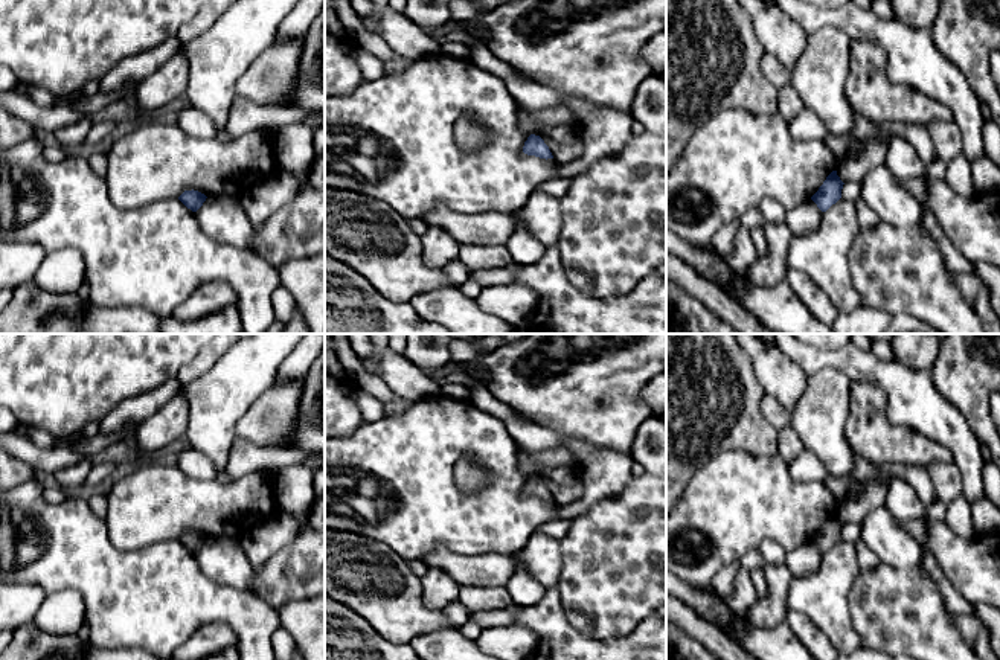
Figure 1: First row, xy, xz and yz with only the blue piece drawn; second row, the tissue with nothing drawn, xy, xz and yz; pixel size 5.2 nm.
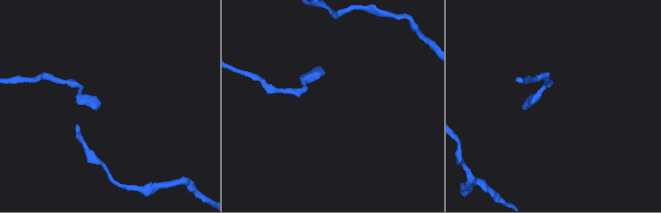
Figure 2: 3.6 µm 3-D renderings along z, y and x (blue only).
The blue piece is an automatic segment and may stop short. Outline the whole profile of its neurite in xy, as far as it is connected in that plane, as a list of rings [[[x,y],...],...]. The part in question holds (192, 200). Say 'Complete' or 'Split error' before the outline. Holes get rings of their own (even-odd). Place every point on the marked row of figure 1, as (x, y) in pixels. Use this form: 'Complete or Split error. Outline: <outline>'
Complete. Outline: [[[184,191],[178,200],[188,207],[191,209],[192,212],[197,212],[203,203],[206,201],[206,195],[198,192],[198,191]]]

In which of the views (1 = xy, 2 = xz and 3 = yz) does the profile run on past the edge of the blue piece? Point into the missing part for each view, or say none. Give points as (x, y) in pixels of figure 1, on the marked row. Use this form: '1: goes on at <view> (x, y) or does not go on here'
1: does not go on here
2: does not go on here
3: does not go on here

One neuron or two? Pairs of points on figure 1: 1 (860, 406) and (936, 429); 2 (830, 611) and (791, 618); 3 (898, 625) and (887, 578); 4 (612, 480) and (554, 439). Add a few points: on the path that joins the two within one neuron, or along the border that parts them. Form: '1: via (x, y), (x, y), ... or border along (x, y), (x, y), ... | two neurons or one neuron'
1: border along (866, 384), (883, 390), (892, 422), (918, 433) | two neurons
2: border along (787, 608), (805, 615), (830, 640) | two neurons
3: via (898, 613), (897, 595), (892, 590) | one neuron
4: via (598, 467), (576, 445), (567, 442) | one neuron

